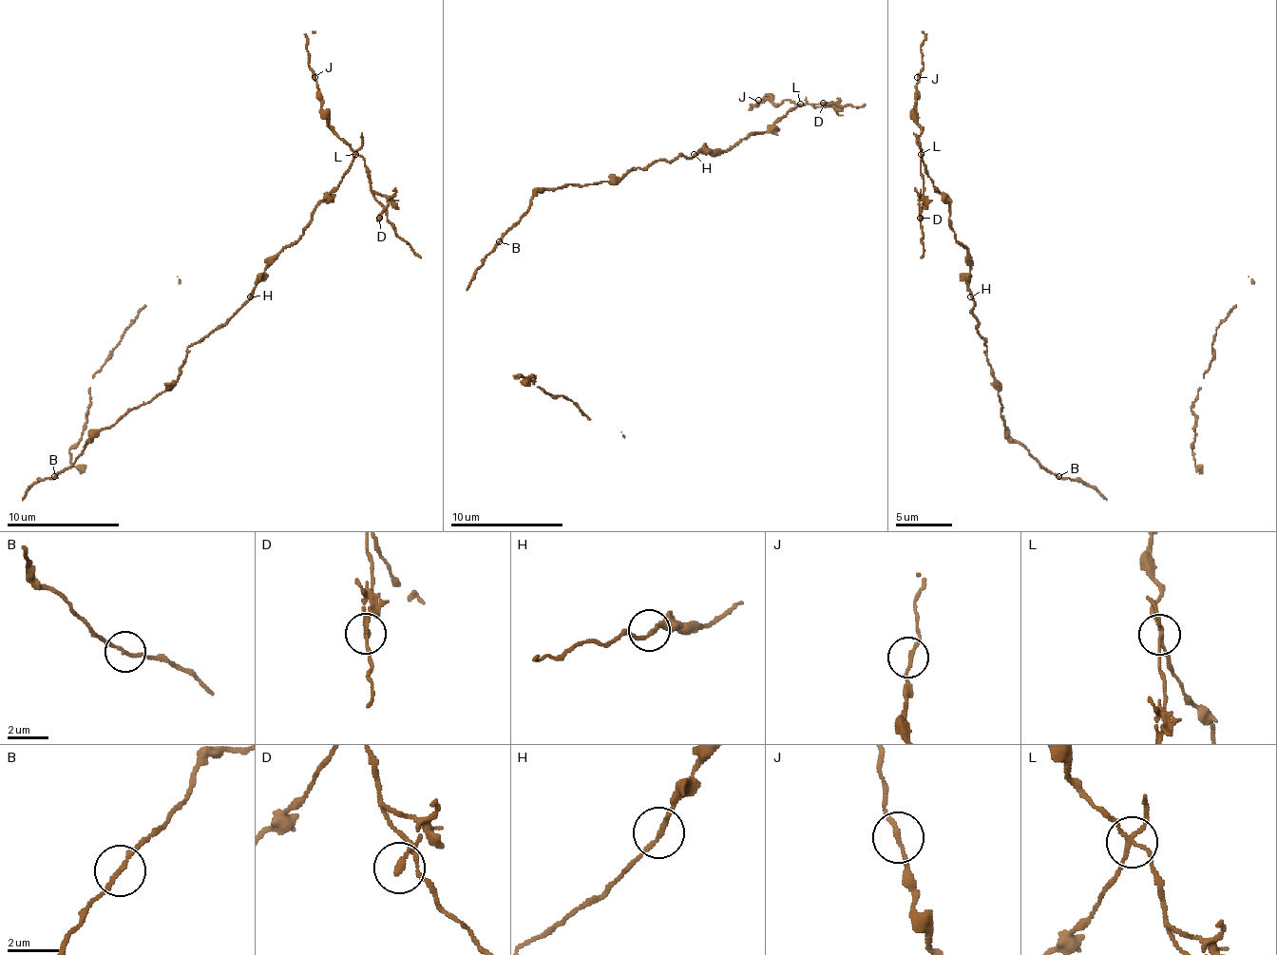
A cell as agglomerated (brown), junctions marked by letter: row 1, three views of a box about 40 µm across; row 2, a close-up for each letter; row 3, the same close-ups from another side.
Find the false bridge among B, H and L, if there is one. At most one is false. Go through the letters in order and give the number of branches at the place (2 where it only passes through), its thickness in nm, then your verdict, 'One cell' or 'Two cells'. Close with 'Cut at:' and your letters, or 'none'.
B: Branches: 2. Thickness 150 nm. One cell
H: Branches: 2. Thickness 170 nm. One cell
L: Branches: 4. Thickness 150 nm. Two cells
Cut at: L

